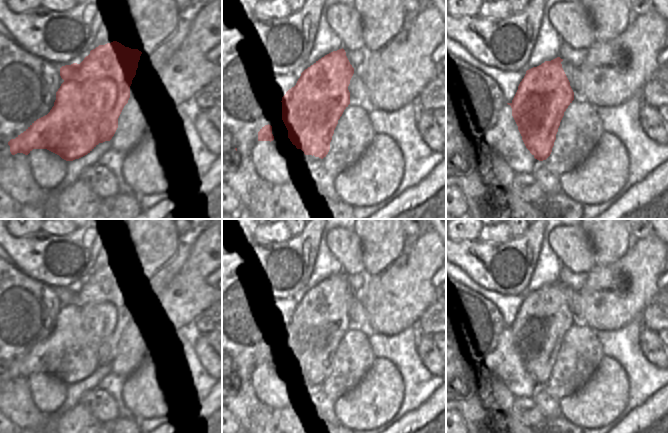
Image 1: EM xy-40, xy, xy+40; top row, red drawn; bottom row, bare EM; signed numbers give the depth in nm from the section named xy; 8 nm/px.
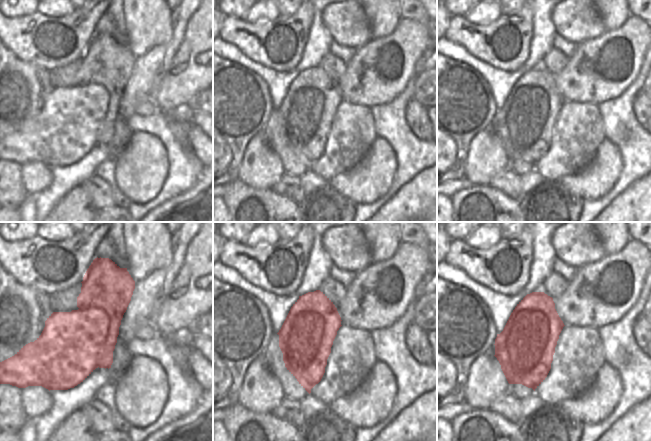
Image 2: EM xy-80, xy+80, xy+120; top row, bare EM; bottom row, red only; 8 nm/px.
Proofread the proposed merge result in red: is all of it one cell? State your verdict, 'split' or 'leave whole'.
split

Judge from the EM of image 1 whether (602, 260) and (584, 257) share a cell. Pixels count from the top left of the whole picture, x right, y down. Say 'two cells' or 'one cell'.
two cells

